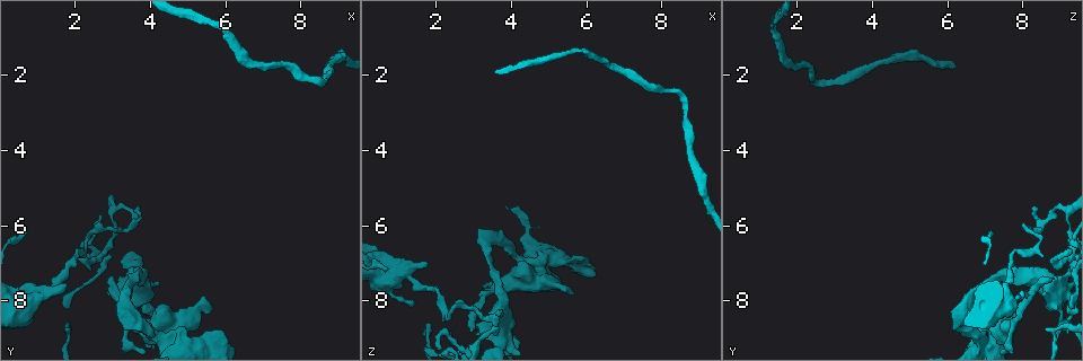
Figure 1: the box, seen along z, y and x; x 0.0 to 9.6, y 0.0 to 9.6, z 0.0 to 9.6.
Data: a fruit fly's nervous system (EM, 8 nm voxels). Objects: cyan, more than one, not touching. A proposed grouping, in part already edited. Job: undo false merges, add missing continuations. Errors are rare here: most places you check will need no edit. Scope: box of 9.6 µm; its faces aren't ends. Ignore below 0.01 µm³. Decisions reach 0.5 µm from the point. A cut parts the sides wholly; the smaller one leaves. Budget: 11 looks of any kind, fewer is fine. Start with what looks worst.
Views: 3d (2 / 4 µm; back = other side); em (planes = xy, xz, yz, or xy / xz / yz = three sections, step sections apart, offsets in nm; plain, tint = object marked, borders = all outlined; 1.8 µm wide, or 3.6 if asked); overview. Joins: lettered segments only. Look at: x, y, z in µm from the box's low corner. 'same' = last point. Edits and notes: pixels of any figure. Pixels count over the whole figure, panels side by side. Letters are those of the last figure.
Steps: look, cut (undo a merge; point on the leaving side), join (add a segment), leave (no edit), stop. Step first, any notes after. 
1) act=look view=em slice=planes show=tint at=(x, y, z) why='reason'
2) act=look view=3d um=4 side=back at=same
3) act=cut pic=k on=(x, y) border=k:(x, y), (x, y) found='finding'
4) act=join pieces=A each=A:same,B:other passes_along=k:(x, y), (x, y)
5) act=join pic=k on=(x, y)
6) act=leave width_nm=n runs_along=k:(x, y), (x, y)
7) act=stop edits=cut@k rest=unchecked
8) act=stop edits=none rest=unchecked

act=look view=3d um=4 at=(4.60, 9.00, 7.00) why='calibre changes'

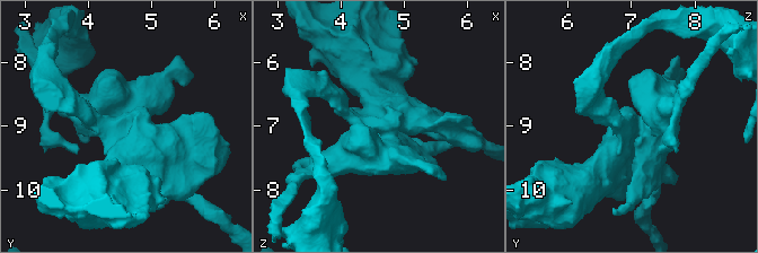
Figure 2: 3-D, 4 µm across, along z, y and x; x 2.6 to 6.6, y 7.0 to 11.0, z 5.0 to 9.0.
act=look view=em slice=yz step=8 show=tint at=(4.50, 9.05, 6.95) why='now the EM'

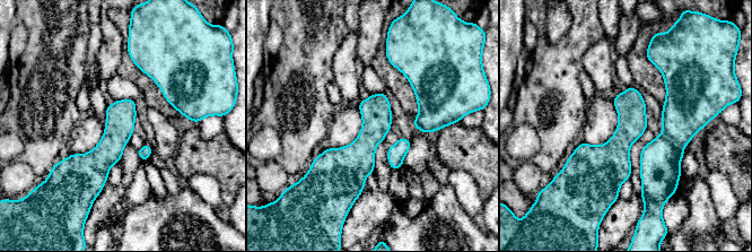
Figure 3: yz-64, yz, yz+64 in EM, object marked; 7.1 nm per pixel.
act=look view=em slice=planes show=borders at=same

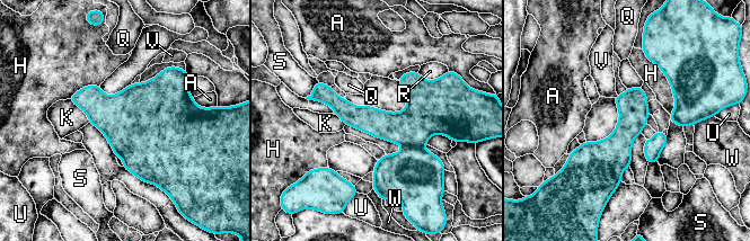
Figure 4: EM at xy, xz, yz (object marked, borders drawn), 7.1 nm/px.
act=cut pic=4 on=(415, 176) each=A:other,H:other,K:other,Q:other,R:other,S:other,U:other,V:other,W:other border=4:(404, 145), (422, 148) found='two cells meet here'

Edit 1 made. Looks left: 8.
act=look view=overview

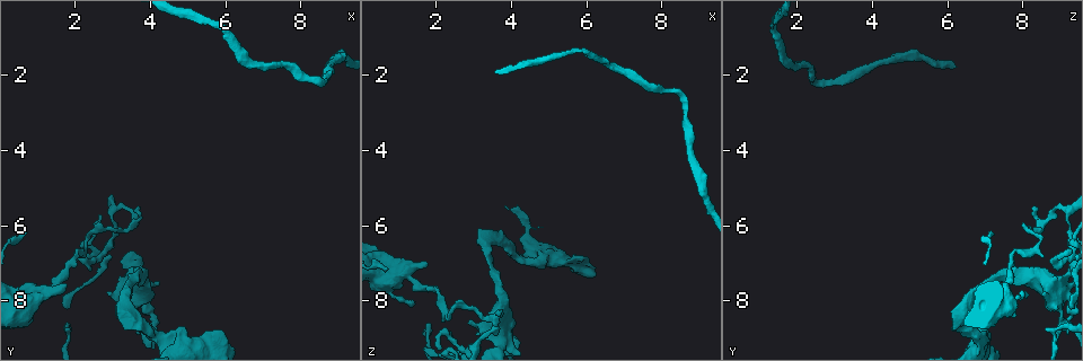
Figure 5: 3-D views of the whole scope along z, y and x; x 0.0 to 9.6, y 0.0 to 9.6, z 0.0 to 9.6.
act=look view=3d um=4 at=(8.65, 2.15, 3.00) why='a narrow waist'

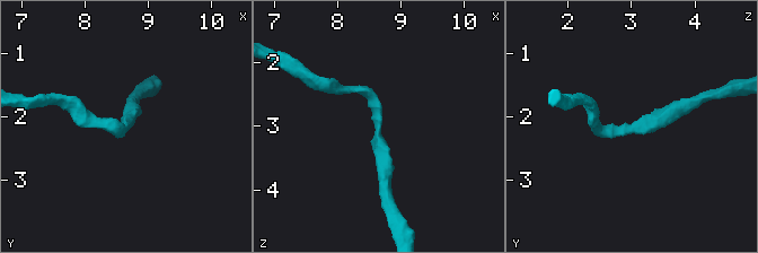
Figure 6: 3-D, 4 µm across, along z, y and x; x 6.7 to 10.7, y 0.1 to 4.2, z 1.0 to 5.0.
act=look view=em slice=yz step=4 show=tint at=(8.65, 2.15, 2.90) arm_widths_nm=160,220

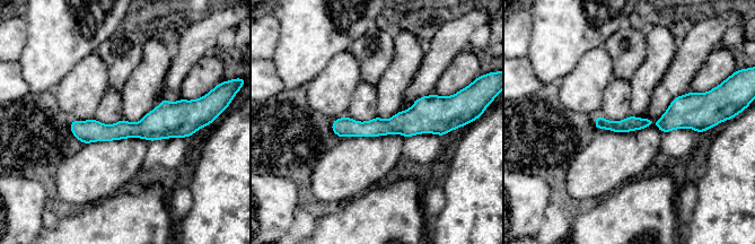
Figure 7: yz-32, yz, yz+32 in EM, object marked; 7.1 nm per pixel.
act=look view=em slice=planes show=borders at=same why='cut it another way'

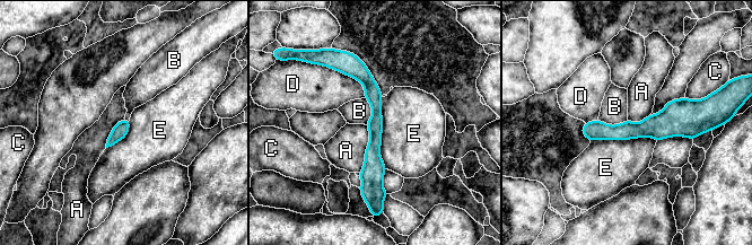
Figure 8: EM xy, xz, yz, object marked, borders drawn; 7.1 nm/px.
act=leave width_nm=110 each=A:other,B:other,C:other,D:other,E:other border=8:(366, 125), (369, 142), (359, 173) found='continuous, no second cell'

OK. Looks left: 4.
act=look view=3d um=4 side=back at=(3.80, 8.85, 8.95) why='closes a loop'

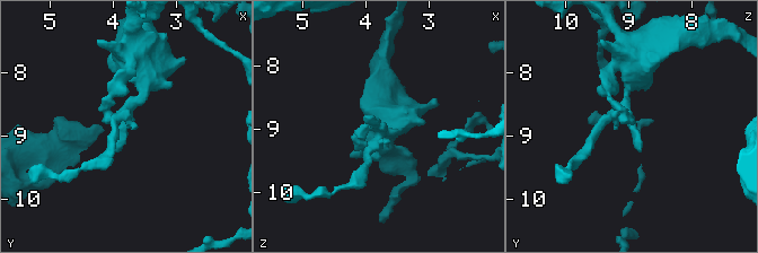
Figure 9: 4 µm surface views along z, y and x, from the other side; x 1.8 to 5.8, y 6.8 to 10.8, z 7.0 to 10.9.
act=look view=em slice=yz step=16 show=tint at=(3.85, 8.90, 8.90) why='shape alone is not enough'

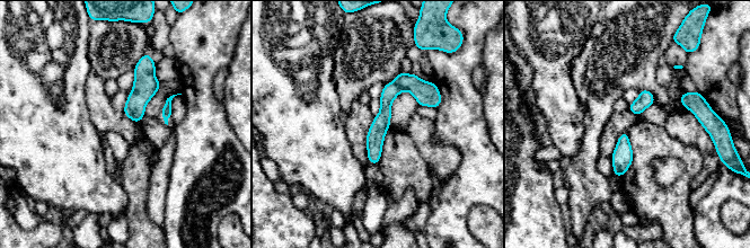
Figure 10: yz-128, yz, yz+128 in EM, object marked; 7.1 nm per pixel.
act=look view=em slice=planes show=borders at=same

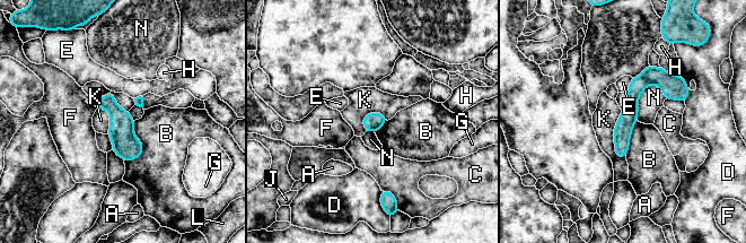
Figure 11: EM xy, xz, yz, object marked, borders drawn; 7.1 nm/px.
act=leave each=A:other,B:other,C:other,D:other,E:other,F:other,G:other,H:other,J:other,K:other,L:other,N:other runs_along=11:(683, 85), (647, 79), (633, 93), (619, 154) found='continuous, no second cell'

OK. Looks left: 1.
act=look view=em slice=yz step=8 show=borders at=(1.80, 7.60, 6.95) why='thick end'

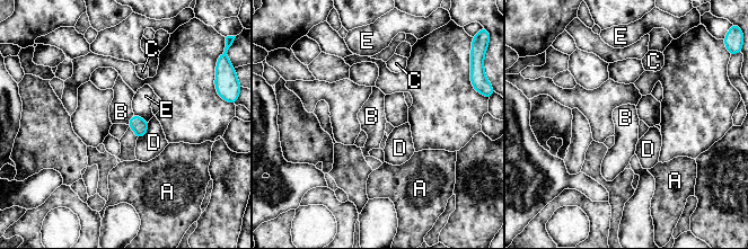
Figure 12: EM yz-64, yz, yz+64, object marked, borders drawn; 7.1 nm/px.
act=leave each=A:other,B:other,C:other,D:other,E:other border=12:(133, 113), (126, 124) found='no lettered segment goes on from it'

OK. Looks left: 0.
act=stop edits=cut@4 rest=unchecked

